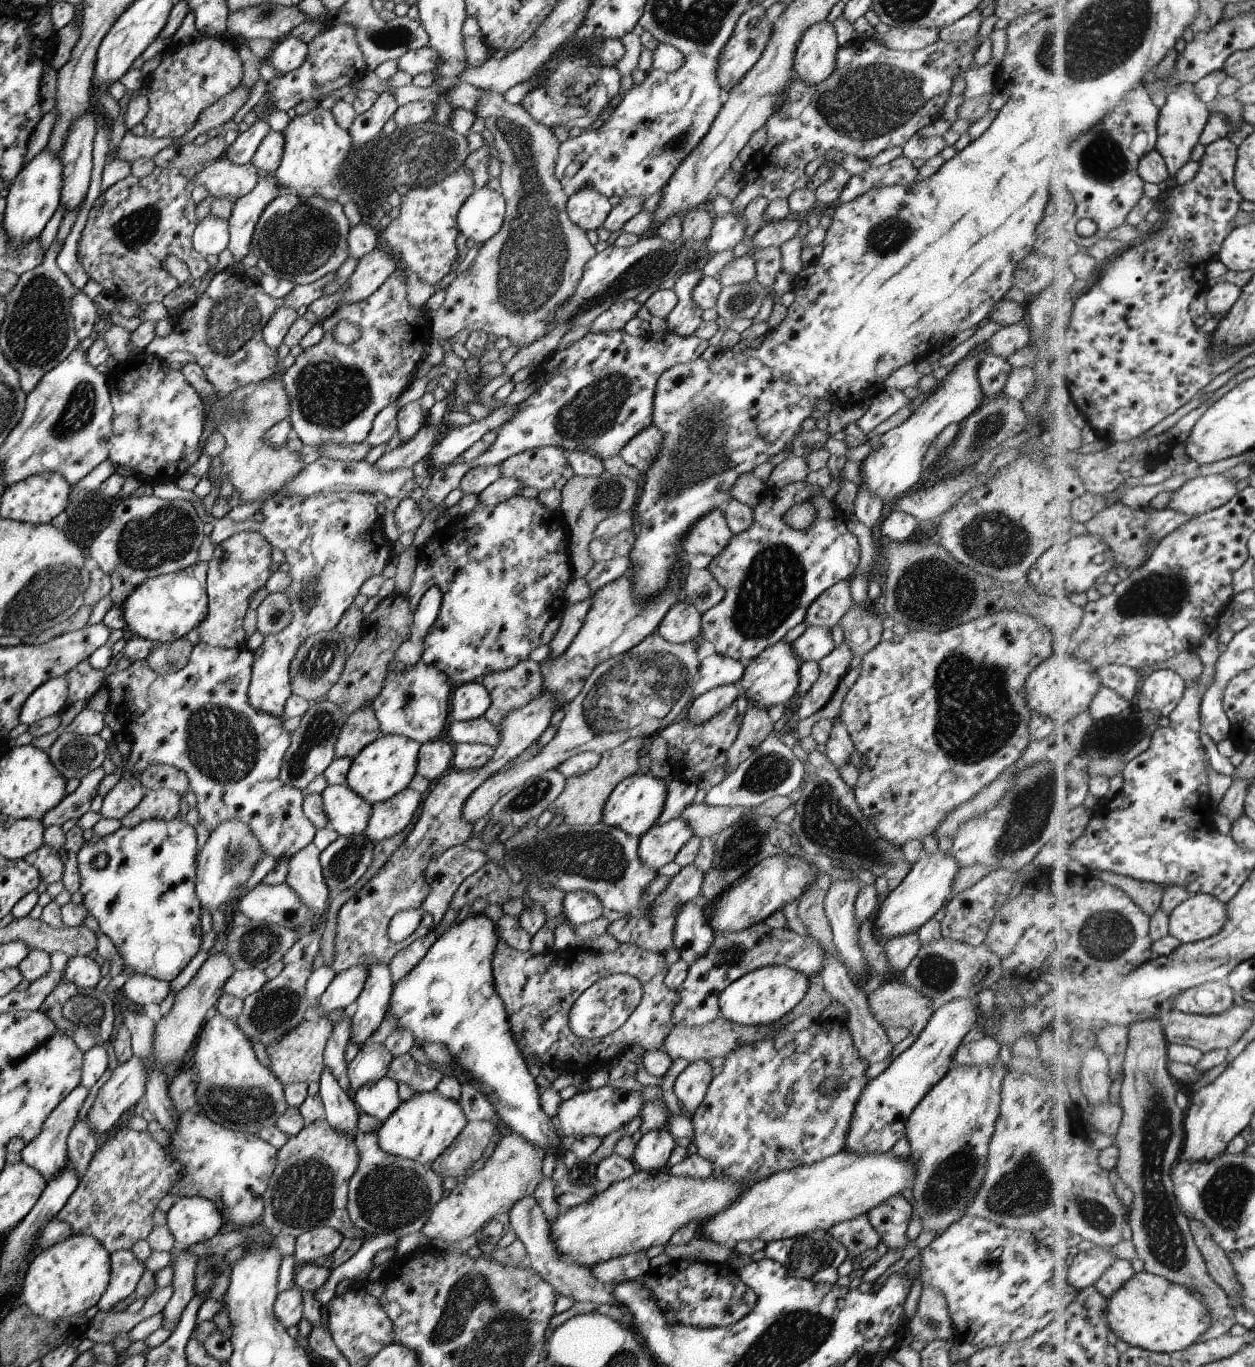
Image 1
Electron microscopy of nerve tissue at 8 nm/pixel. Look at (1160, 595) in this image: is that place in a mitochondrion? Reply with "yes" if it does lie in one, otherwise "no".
yes

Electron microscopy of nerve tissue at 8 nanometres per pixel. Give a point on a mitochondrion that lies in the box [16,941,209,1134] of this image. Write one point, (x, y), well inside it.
(84, 1010)

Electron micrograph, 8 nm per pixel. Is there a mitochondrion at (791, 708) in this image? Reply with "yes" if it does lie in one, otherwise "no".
no

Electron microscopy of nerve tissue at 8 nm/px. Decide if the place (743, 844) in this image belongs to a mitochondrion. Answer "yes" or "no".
yes

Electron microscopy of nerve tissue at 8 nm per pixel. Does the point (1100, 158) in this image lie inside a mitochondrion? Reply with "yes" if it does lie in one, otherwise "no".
yes

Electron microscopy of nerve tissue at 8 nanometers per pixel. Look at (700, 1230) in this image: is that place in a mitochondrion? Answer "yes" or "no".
no

